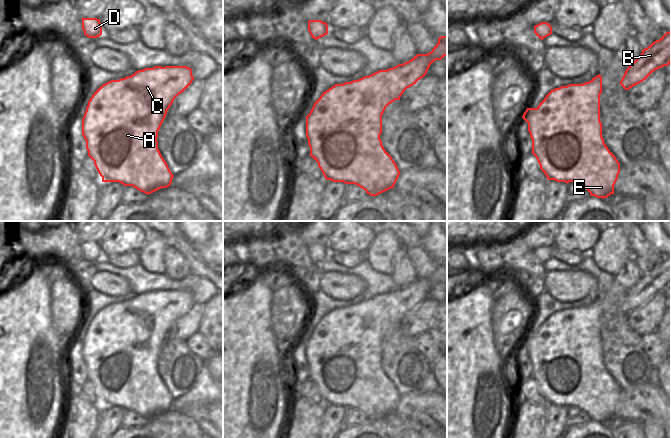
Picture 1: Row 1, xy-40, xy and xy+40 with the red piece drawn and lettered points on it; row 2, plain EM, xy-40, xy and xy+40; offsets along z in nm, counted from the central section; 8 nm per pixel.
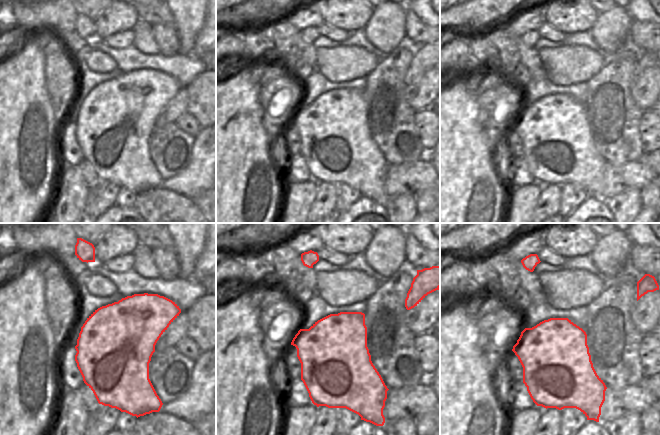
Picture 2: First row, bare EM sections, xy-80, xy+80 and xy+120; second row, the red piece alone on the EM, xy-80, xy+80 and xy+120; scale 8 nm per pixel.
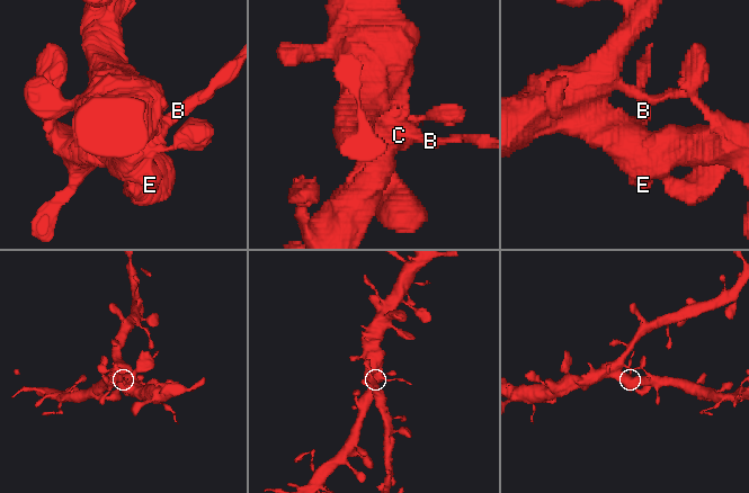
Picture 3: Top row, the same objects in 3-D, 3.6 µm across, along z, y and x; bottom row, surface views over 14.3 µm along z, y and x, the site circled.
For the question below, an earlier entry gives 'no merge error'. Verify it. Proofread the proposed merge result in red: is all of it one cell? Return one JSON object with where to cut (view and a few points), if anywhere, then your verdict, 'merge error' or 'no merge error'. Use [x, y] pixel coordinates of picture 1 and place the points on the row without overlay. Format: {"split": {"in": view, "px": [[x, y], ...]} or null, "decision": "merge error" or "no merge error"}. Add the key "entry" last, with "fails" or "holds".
{"split": null, "decision": "no merge error", "entry": "holds"}

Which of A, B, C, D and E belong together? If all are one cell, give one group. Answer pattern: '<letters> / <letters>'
A B C D E

